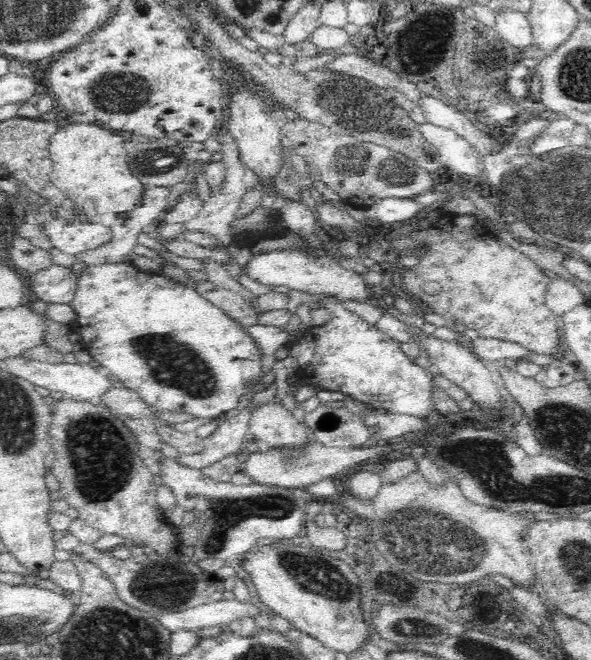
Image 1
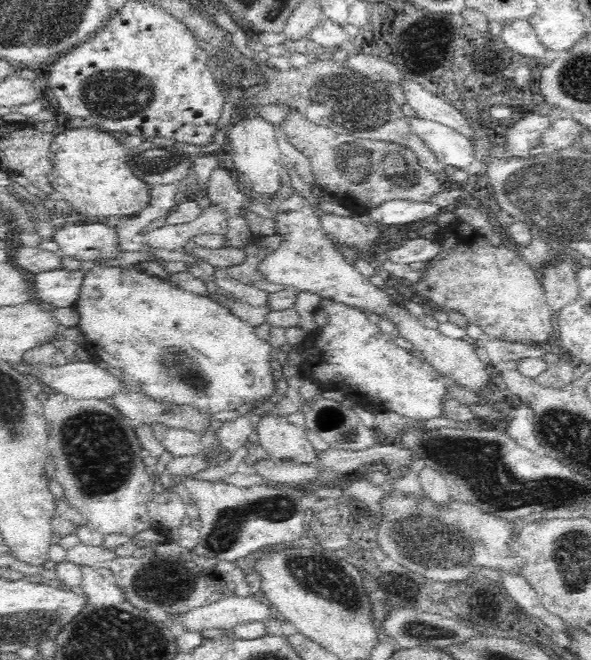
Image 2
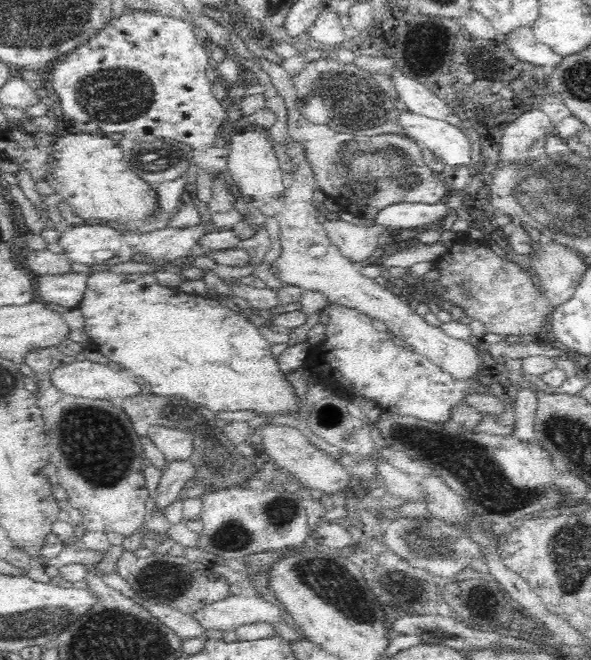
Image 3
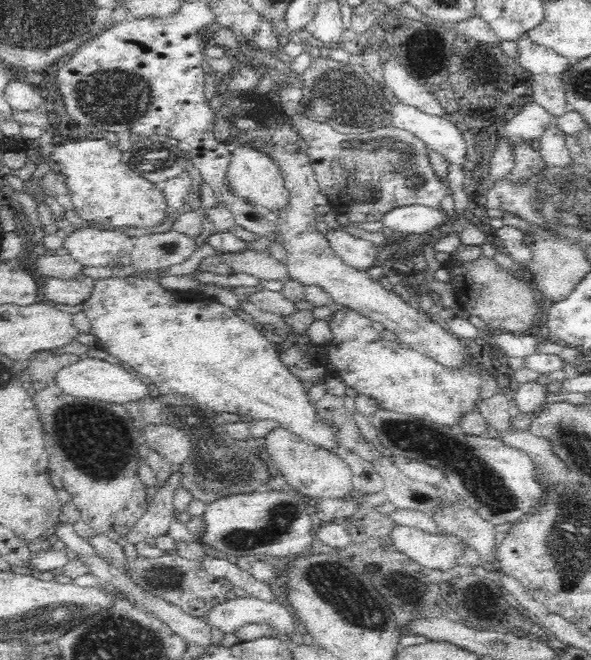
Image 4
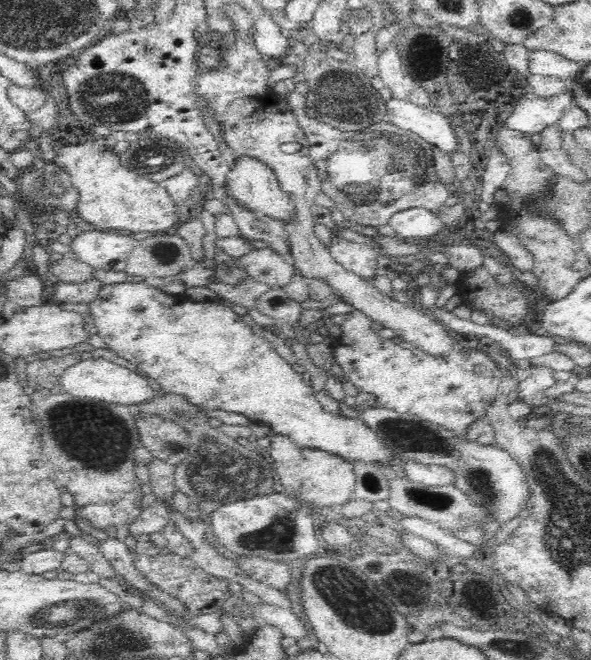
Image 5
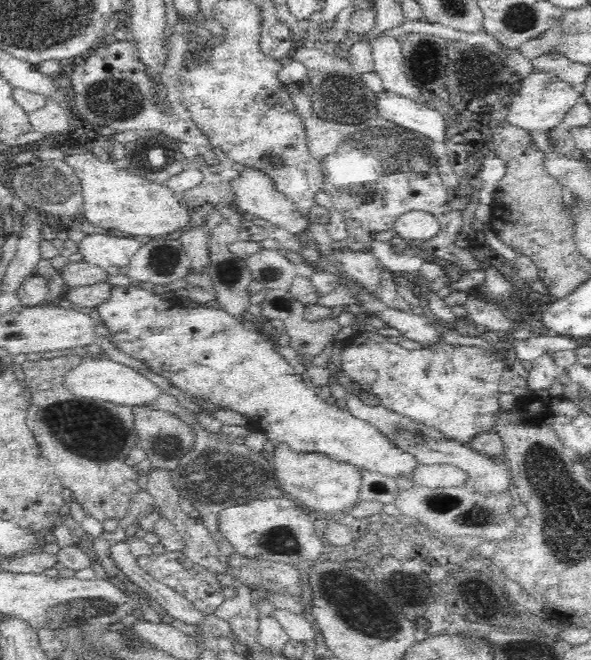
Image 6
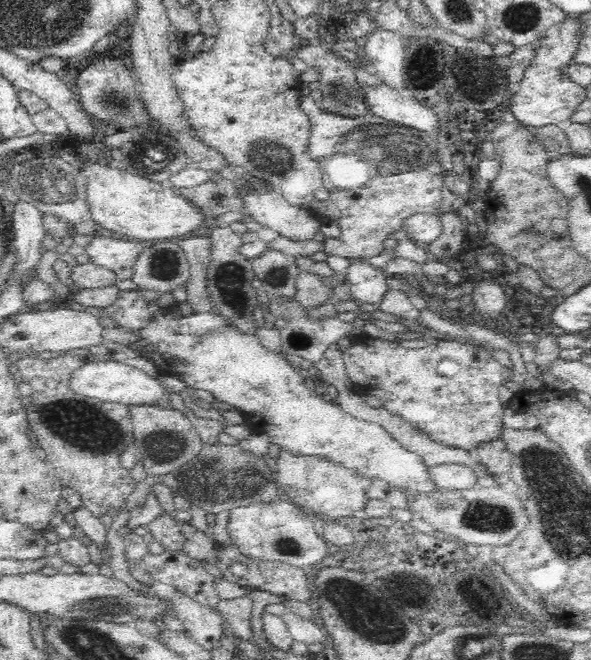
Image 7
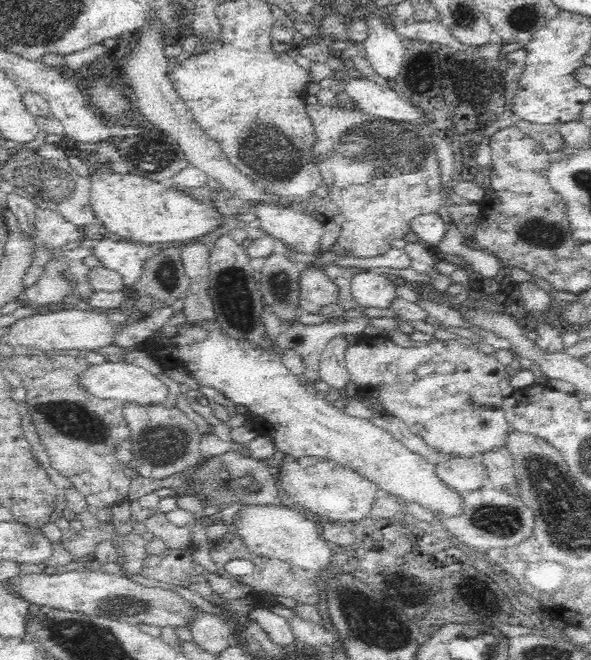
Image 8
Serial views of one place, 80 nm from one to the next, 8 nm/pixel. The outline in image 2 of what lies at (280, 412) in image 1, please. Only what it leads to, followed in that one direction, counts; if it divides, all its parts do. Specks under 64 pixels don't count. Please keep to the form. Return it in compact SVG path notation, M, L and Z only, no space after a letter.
M264 414L256 433L259 444L278 463L293 462L300 466L314 466L320 460L320 451L314 449L307 438L307 430L288 422L285 416Z

